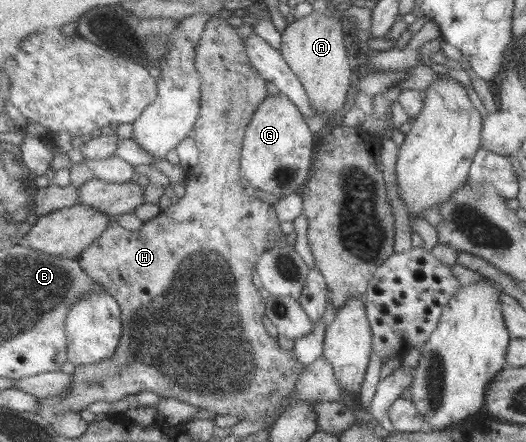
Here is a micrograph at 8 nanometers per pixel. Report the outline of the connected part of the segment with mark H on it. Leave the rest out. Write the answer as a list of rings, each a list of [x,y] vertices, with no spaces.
[[[212,17],[202,33],[202,41],[197,49],[197,68],[198,73],[202,77],[201,88],[201,114],[197,124],[194,126],[195,140],[200,149],[200,162],[194,168],[190,168],[186,172],[186,190],[182,198],[178,199],[176,204],[166,208],[159,216],[156,216],[150,221],[143,222],[141,228],[136,231],[124,229],[116,216],[112,216],[109,228],[97,239],[96,242],[90,244],[88,248],[80,255],[83,268],[90,274],[90,277],[97,279],[102,285],[107,288],[106,291],[116,298],[121,306],[123,315],[123,336],[121,344],[118,346],[117,352],[109,359],[104,361],[104,365],[83,365],[77,367],[73,373],[72,391],[68,395],[60,397],[41,398],[39,411],[52,412],[54,415],[60,415],[65,411],[72,410],[75,412],[82,411],[86,405],[92,405],[96,401],[115,402],[124,399],[126,395],[136,396],[141,391],[153,391],[159,393],[163,397],[172,397],[191,403],[194,407],[200,407],[207,412],[213,412],[215,415],[234,415],[242,417],[248,421],[265,421],[267,417],[276,415],[279,405],[282,405],[297,388],[297,381],[300,379],[301,373],[306,369],[304,364],[300,363],[295,349],[282,349],[280,343],[274,337],[270,337],[270,333],[266,331],[264,325],[264,315],[267,315],[267,299],[262,297],[260,289],[254,285],[252,277],[254,271],[257,271],[258,260],[264,253],[274,247],[288,247],[285,245],[288,234],[282,231],[282,221],[280,221],[277,210],[274,209],[275,204],[268,204],[258,198],[254,198],[249,192],[250,188],[244,188],[240,184],[240,179],[244,177],[242,169],[243,146],[245,145],[245,135],[249,128],[250,122],[253,120],[254,114],[257,112],[259,105],[268,97],[268,89],[266,89],[266,79],[262,77],[258,70],[252,65],[248,51],[246,49],[245,37],[240,37],[236,27],[232,27],[228,23],[228,19],[224,17]]]

